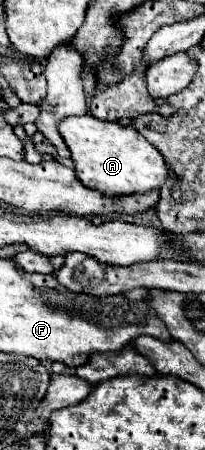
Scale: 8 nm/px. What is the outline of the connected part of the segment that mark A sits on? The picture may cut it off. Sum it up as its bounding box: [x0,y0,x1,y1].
[59,115,181,201]

